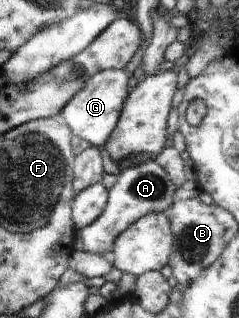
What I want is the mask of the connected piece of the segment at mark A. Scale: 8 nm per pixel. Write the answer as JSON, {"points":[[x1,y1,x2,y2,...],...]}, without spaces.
{"points":[[148,160,146,163,131,166,122,171,118,175,117,184,108,192,105,208,99,218,89,226,79,230,84,251,102,257,108,263,114,259,113,245,115,239,141,217,151,213,167,213,176,191,172,178,156,161]]}

